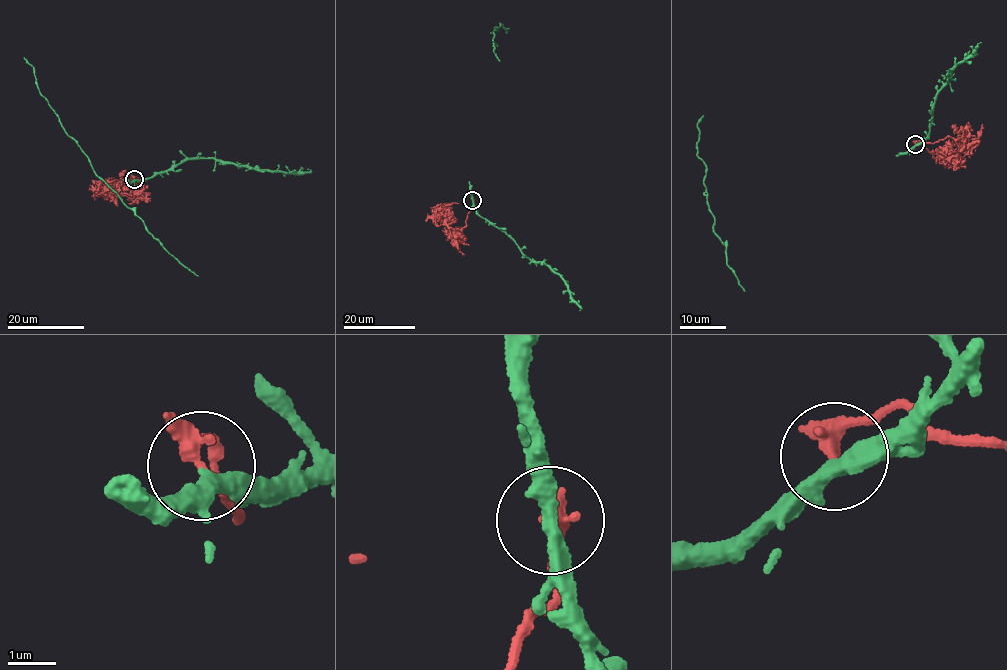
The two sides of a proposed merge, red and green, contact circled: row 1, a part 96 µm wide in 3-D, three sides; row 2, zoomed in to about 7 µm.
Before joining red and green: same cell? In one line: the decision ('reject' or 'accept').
reject

